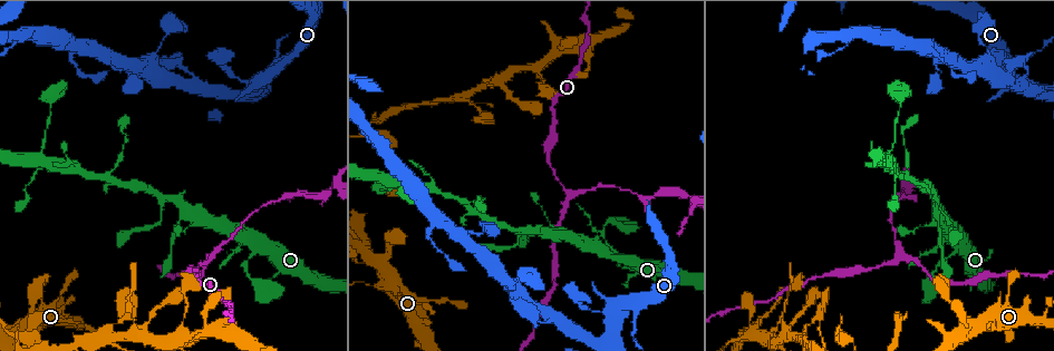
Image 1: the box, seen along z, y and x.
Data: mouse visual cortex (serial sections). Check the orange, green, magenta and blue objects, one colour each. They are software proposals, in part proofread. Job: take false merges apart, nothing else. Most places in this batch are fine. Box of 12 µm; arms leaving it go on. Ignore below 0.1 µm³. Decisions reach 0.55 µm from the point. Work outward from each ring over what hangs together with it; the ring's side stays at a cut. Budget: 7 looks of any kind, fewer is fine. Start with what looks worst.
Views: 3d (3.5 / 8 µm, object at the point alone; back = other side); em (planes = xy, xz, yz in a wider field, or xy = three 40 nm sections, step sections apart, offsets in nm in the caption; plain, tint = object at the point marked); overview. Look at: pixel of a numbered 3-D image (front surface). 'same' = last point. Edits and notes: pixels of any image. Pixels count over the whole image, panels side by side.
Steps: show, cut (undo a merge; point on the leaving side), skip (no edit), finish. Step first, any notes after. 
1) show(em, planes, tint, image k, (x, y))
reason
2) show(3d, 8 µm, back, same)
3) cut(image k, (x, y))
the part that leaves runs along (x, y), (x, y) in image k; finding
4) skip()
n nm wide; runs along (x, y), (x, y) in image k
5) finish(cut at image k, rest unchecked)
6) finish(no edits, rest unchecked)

show(3d, 3.5 µm, image 1, (211, 261))
abrupt turn

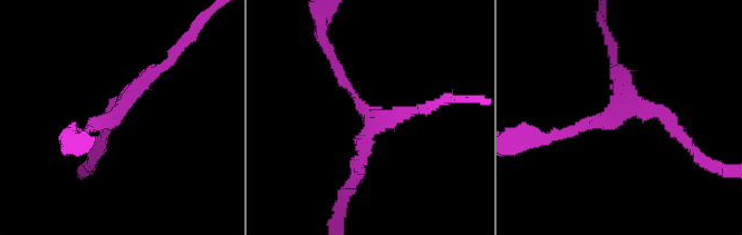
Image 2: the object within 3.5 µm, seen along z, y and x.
show(em, xy, step 3, tint, image 2, (119, 112))
3 arms; arms of 150, 200, 200 nm; now the EM

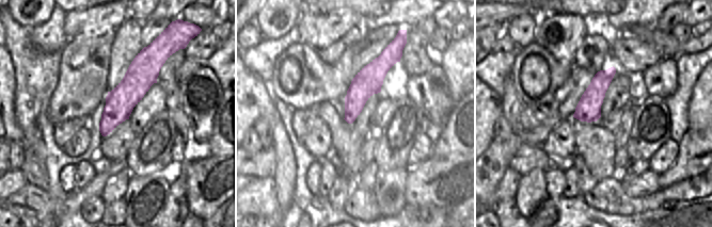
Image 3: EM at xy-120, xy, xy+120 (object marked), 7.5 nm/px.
skip()
runs along (146, 49), (144, 70), (104, 132) in image 3; continuous, no second cell

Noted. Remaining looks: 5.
show(3d, 3.5 µm, image 1, (301, 192))
thin neck

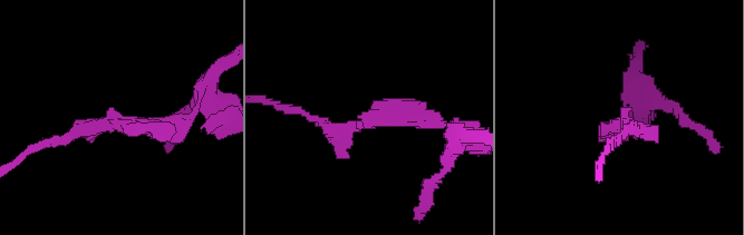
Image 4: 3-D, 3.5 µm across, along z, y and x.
skip()
runs along (54, 142), (92, 125), (184, 121) in image 4; all the same cell

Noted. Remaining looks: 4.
show(3d, 3.5 µm, image 1, (971, 324))
looks like a crossing

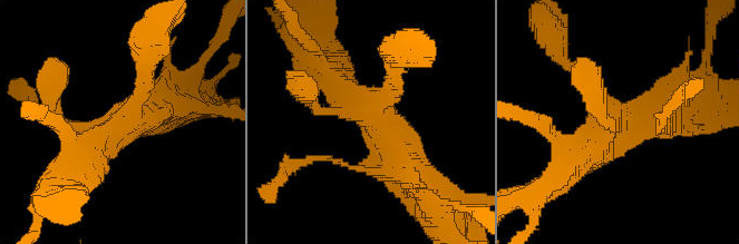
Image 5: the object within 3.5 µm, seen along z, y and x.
show(em, xy, step 1, tint, image 5, (371, 116))
4 arms; arms of 150, 200, 450, 500 nm

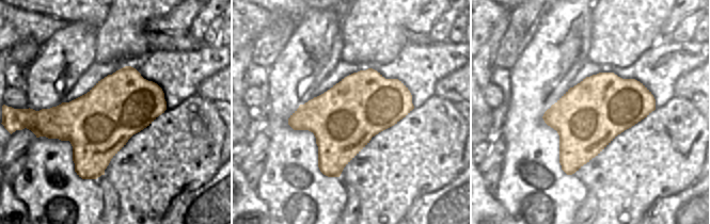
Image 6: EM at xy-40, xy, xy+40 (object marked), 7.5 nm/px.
skip()
one cell here

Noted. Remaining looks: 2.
finish(no edits, rest unchecked)

